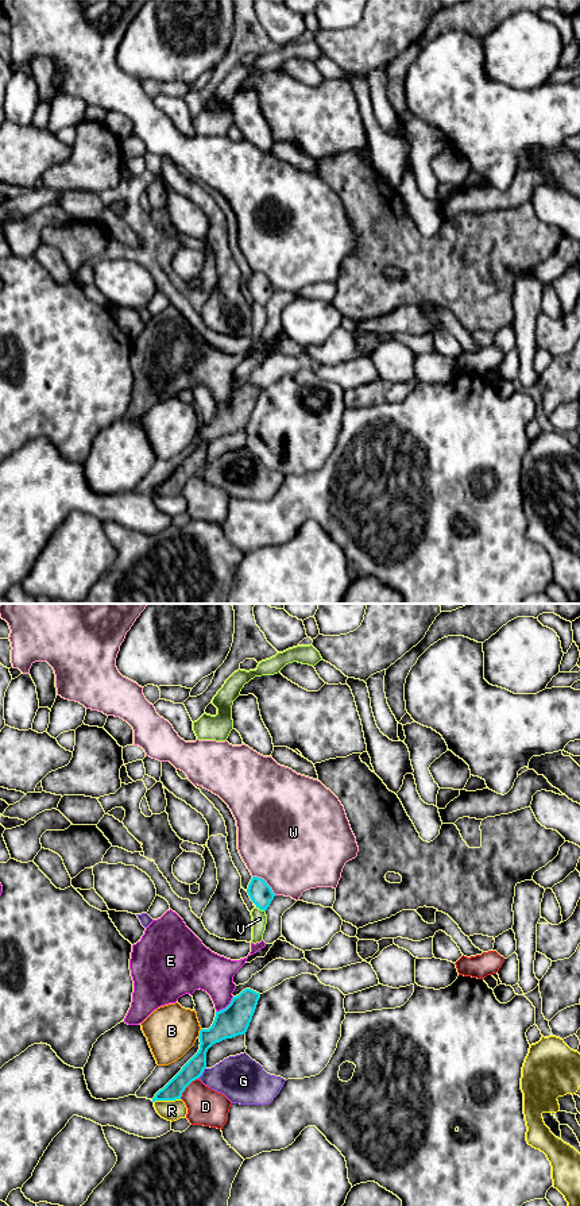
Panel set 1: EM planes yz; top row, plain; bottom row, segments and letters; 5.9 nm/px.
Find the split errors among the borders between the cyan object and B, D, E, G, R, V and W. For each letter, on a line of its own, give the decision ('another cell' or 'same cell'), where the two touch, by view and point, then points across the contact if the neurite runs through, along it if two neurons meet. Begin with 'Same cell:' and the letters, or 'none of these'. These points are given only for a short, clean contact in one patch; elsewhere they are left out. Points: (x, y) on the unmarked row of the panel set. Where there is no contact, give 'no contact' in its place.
Same cell: none of these
B: another cell; meets cyan in yz at (200, 428)
D: another cell; meets cyan in yz at (186, 481)
E: another cell; meets cyan in yz at (227, 401)
G: another cell; meets cyan in yz at (202, 466)
R: another cell; meets cyan in yz at (166, 494)
V: another cell; meets cyan in yz at (262, 304); border along yz (259, 303), (265, 307)
W: another cell; meets cyan in yz at (265, 277)

